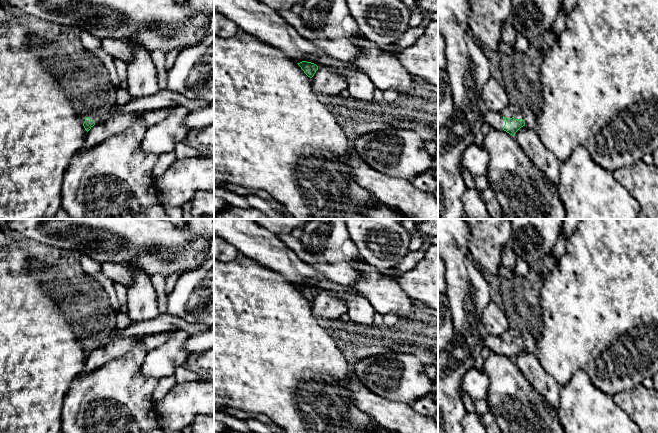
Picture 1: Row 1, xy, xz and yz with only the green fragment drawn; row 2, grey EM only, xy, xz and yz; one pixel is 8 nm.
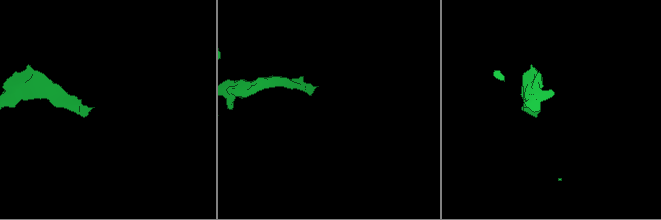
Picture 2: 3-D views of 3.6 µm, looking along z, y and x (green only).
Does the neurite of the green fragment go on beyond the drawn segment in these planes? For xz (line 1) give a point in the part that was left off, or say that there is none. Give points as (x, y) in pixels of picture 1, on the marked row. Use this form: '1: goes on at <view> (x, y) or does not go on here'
1: does not go on here

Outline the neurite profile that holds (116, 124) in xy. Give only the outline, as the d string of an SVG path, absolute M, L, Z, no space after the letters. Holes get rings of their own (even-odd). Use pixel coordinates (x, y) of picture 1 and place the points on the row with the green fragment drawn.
M158 109L153 111L144 111L139 113L122 113L114 114L102 122L97 122L87 132L84 141L85 148L92 148L105 139L114 135L120 134L125 131L131 124L136 123L138 120L143 122L148 127L151 127L162 119L166 118L171 110Z

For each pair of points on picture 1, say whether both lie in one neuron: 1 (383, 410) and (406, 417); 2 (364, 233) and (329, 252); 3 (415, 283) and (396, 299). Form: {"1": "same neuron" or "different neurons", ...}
{"1": "same neuron", "2": "different neurons", "3": "different neurons"}

